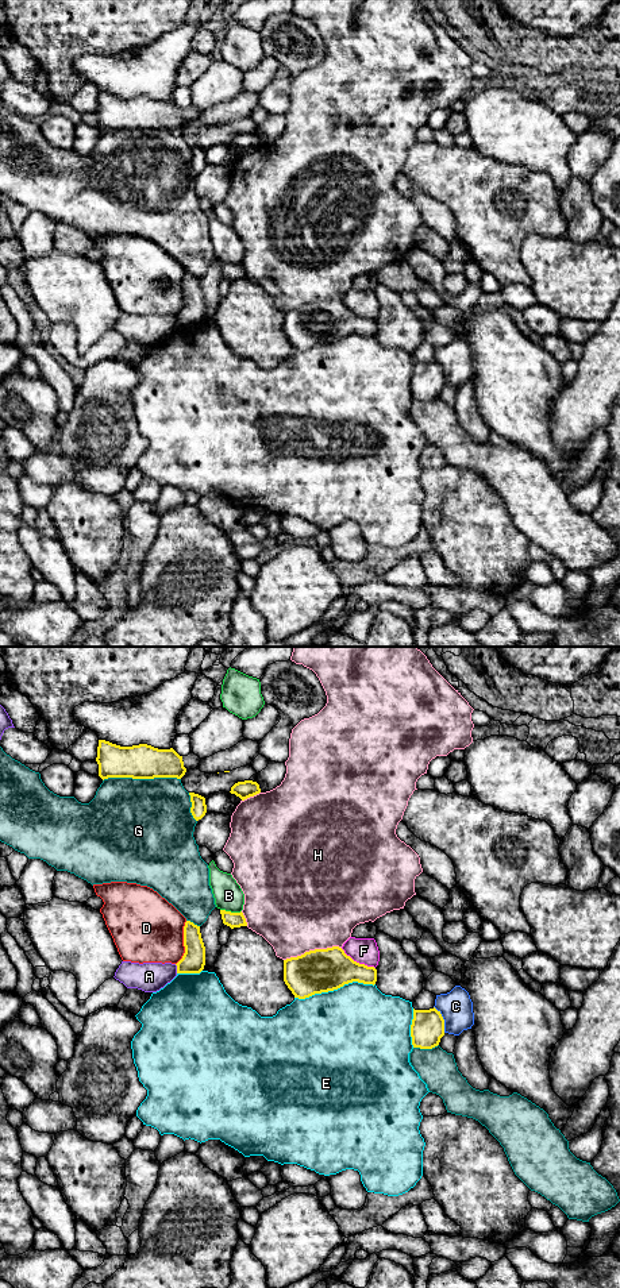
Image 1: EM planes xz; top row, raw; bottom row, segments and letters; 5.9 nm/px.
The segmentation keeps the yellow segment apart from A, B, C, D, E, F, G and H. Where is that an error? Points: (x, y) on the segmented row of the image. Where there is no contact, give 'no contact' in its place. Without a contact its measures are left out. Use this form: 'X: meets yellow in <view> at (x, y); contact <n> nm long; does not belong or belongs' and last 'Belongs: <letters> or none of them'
A: meets yellow in xz at (177, 968); contact 60 nm long; does not belong
B: meets yellow in xz at (230, 911); contact 130 nm long; does not belong
C: meets yellow in xz at (443, 1020); contact 170 nm long; does not belong
D: meets yellow in xz at (184, 943); contact 280 nm long; does not belong
E: meets yellow in xz at (334, 988); contact 480 nm long; does not belong
F: meets yellow in xz at (358, 963); contact 240 nm long; does not belong
G: meets yellow in xz at (141, 778); contact 460 nm long; does not belong
H: meets yellow in xz at (312, 951); contact 360 nm long; does not belong
Belongs: none of them

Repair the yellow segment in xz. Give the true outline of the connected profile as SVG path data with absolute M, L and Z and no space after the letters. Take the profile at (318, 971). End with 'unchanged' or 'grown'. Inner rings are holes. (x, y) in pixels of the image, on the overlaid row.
M332 946L284 960L284 982L294 998L305 999L353 982L374 986L377 969L354 961L342 948Z; unchanged

